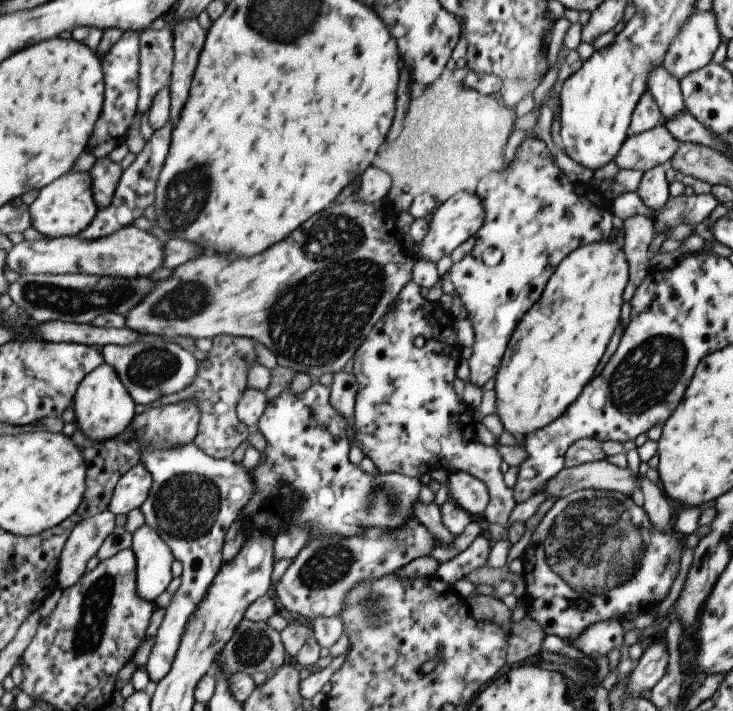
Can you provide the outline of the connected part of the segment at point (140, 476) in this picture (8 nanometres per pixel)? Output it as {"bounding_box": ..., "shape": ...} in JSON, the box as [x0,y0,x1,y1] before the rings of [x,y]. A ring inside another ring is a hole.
{"bounding_box":[106,462,151,516],"shape":[[[138,462],[117,479],[106,509],[114,516],[138,509],[147,498],[151,483],[149,472]]]}

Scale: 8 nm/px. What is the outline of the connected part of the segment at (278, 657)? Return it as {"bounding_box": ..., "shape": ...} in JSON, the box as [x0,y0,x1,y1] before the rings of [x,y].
{"bounding_box":[213,618,289,677],"shape":[[[243,618],[216,656],[213,668],[218,667],[225,677],[230,677],[235,673],[245,673],[251,677],[255,672],[266,672],[270,675],[276,668],[289,661],[277,631],[269,627],[266,621],[251,622]]]}

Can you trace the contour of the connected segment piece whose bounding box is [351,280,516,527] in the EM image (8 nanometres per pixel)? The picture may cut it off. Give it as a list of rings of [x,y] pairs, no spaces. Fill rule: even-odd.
[[[411,280],[403,285],[403,288],[397,293],[395,300],[392,302],[392,309],[387,312],[379,319],[374,327],[368,332],[365,340],[361,341],[361,344],[357,347],[357,350],[353,353],[352,360],[352,375],[358,382],[358,392],[354,398],[354,444],[361,449],[361,452],[365,457],[369,458],[373,462],[375,471],[379,473],[391,473],[393,471],[399,472],[399,474],[406,477],[417,477],[419,478],[422,474],[433,472],[433,470],[444,470],[447,474],[454,473],[457,471],[463,471],[475,477],[477,480],[483,482],[486,486],[488,494],[488,503],[486,509],[483,512],[483,516],[489,524],[499,524],[501,527],[506,526],[506,520],[508,519],[509,513],[513,510],[516,505],[512,495],[512,489],[508,489],[503,482],[503,475],[499,471],[499,464],[501,464],[501,457],[499,456],[498,450],[493,446],[483,446],[476,438],[473,427],[475,420],[472,418],[472,411],[465,405],[462,400],[459,400],[452,388],[453,378],[456,377],[456,370],[459,360],[459,350],[461,346],[455,338],[454,324],[455,320],[449,311],[441,312],[437,305],[438,302],[431,302],[426,297],[423,298],[419,293],[421,289]]]

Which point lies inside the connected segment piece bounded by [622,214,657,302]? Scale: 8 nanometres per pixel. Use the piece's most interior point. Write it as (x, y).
(638, 230)

